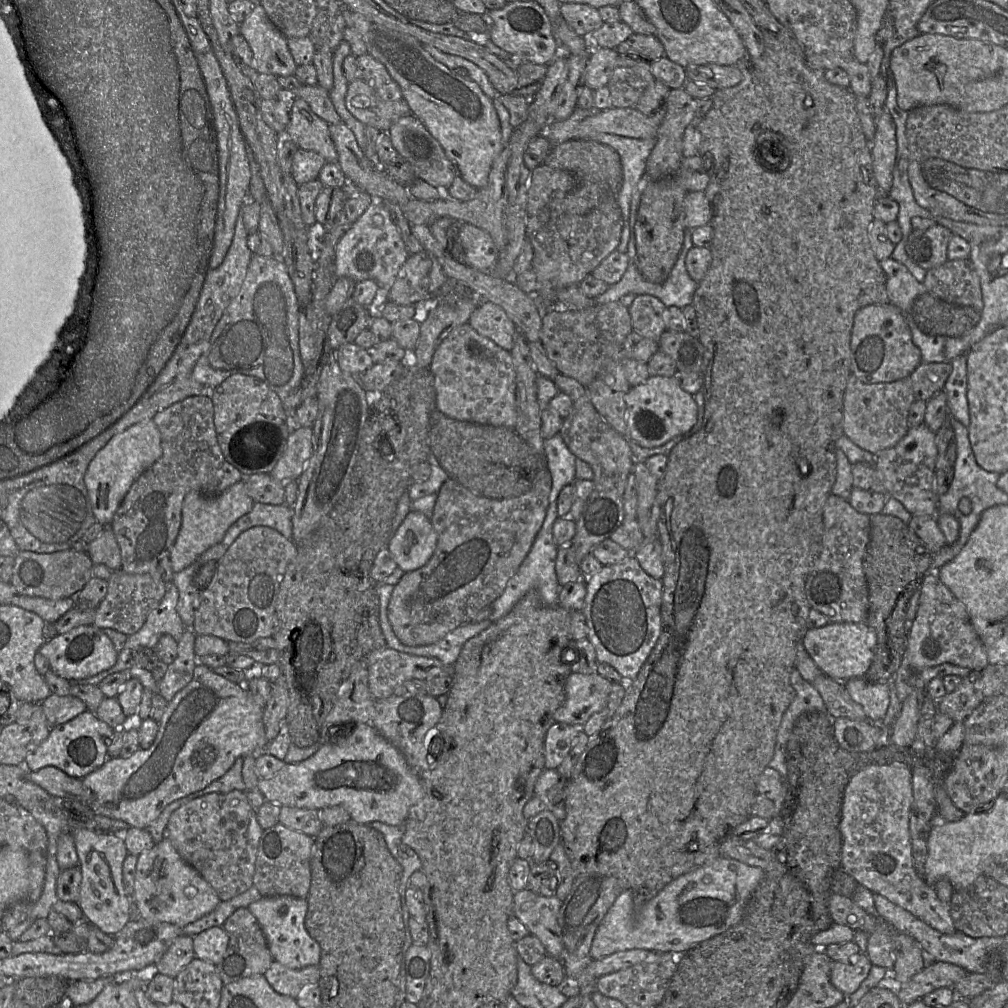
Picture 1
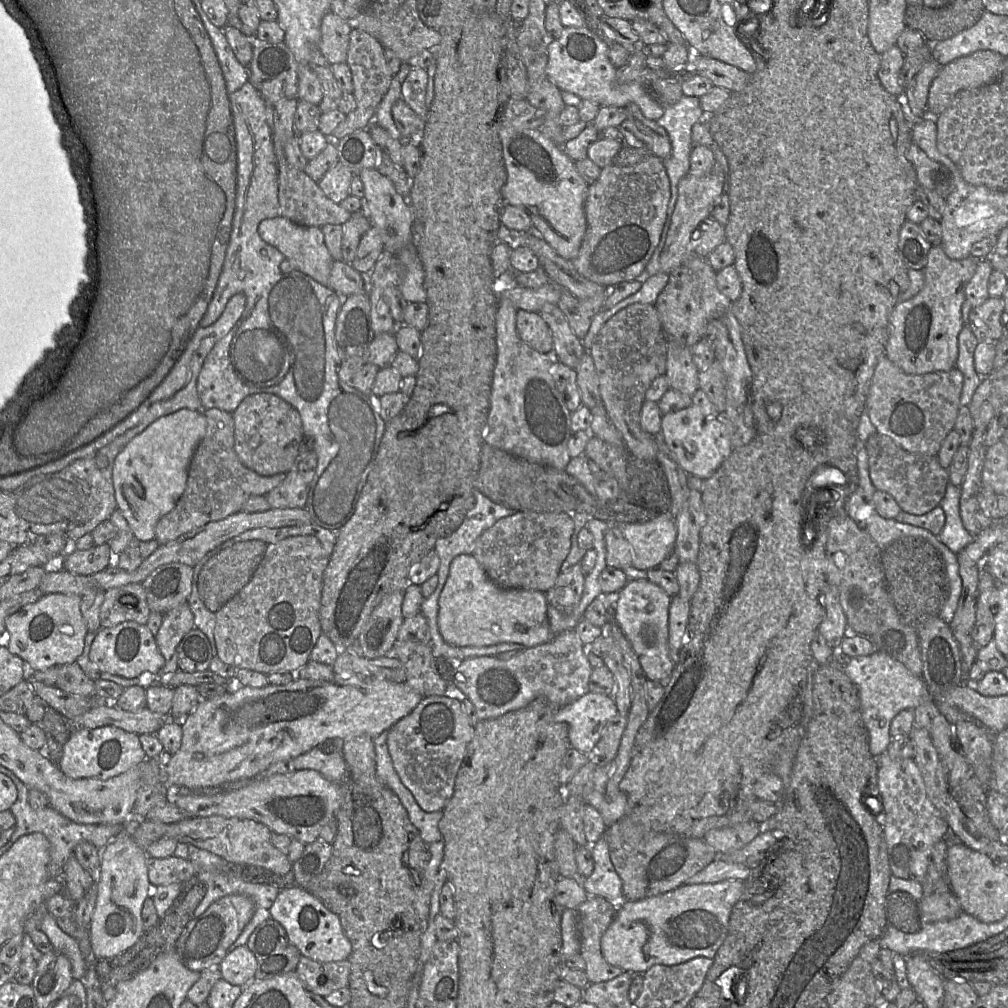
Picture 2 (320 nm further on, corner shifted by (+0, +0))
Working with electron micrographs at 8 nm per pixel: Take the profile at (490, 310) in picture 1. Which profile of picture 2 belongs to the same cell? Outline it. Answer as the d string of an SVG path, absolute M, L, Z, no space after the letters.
M518 310L516 330L520 339L537 352L550 354L553 351L551 331L538 312Z

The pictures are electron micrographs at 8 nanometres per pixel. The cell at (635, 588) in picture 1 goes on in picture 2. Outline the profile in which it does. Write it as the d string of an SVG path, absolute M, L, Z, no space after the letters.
M648 579L630 580L610 598L609 609L613 621L619 626L638 657L640 665L649 680L665 682L670 677L674 663L669 647L669 596L664 589Z

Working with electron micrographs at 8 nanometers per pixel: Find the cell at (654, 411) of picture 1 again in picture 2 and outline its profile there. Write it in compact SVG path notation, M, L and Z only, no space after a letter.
M696 405L662 415L661 436L672 459L686 473L702 479L712 476L734 449L722 417L709 415Z

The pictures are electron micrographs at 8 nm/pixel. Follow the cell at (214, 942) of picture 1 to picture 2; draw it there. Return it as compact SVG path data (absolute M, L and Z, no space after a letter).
M246 946L230 949L219 965L222 978L242 988L256 980L256 967L256 958Z

